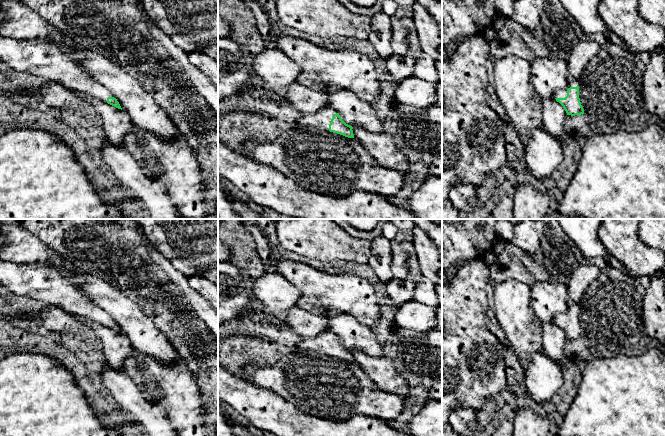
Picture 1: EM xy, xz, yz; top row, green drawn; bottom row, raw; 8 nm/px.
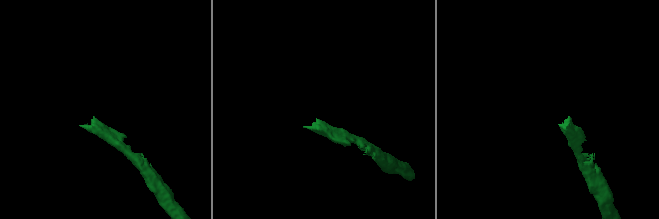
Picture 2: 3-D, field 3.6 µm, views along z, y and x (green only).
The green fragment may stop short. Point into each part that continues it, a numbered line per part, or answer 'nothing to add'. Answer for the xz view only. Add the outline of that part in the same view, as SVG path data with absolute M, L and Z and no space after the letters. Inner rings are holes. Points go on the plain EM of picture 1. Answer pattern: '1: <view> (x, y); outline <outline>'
1: xz (321, 343); outline M324 331L314 337L305 337L296 347L297 351L302 352L316 352L323 355L329 355L329 348L333 339L336 338L336 334L332 331Z

